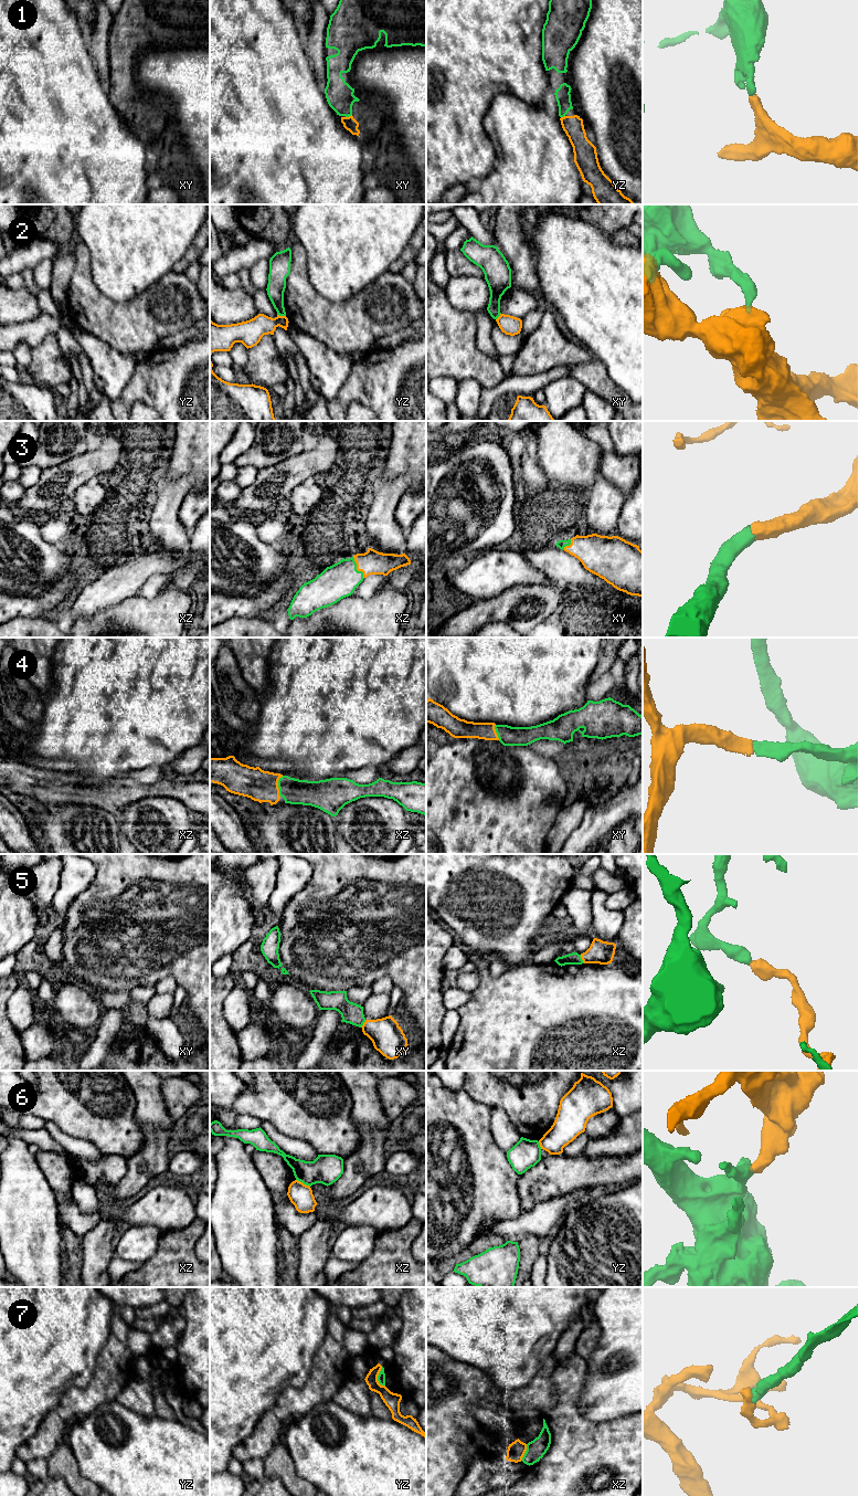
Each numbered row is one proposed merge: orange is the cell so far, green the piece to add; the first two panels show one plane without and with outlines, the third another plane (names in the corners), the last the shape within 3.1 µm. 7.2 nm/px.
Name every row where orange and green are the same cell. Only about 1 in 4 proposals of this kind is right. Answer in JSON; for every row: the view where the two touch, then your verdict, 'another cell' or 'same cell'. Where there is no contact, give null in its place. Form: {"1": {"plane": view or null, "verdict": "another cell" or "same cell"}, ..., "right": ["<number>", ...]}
{"1": {"plane": "xy", "verdict": "same cell"}, "2": {"plane": "yz", "verdict": "another cell"}, "3": {"plane": "xz", "verdict": "same cell"}, "4": {"plane": "xz", "verdict": "same cell"}, "5": {"plane": "xz", "verdict": "another cell"}, "6": {"plane": "xz", "verdict": "another cell"}, "7": {"plane": "yz", "verdict": "another cell"}, "right": ["1", "3", "4"]}

